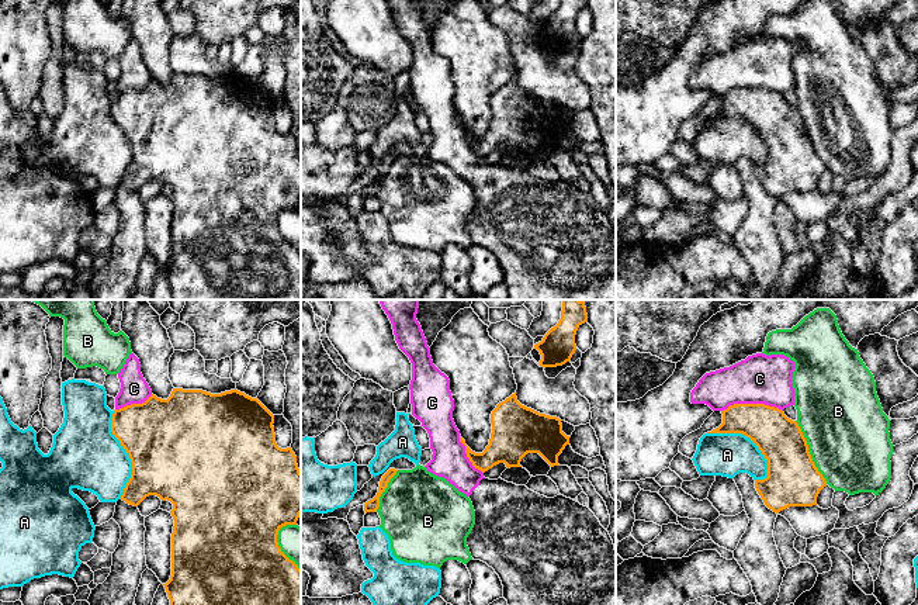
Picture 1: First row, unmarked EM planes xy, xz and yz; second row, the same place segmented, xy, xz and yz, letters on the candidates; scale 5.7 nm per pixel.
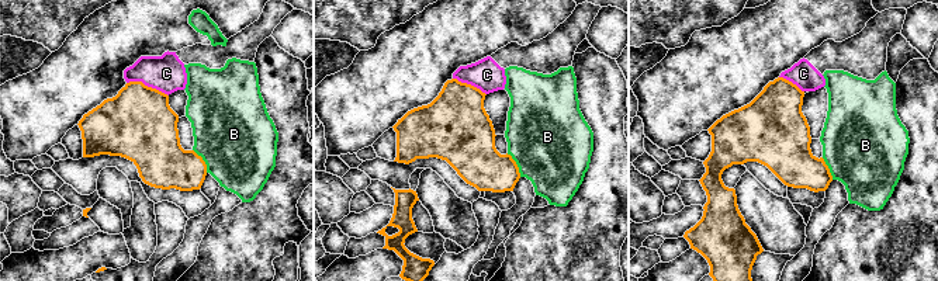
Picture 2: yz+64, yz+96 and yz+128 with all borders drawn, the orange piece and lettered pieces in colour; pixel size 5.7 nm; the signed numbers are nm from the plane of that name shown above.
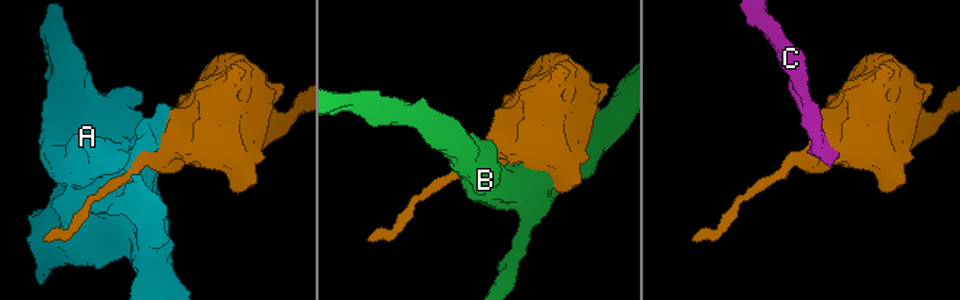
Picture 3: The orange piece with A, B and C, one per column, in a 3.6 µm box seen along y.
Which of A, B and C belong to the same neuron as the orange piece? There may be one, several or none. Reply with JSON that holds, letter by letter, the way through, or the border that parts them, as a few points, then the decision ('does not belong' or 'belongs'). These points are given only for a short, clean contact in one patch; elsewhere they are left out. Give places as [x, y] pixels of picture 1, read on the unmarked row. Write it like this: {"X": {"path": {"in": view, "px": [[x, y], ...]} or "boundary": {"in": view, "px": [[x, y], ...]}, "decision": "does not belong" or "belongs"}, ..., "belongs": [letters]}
{"A": {"decision": "does not belong"}, "B": {"decision": "does not belong"}, "C": {"boundary": {"in": "yz", "px": [[782, 94], [764, 89], [730, 89], [721, 96]]}, "decision": "does not belong"}, "belongs": []}

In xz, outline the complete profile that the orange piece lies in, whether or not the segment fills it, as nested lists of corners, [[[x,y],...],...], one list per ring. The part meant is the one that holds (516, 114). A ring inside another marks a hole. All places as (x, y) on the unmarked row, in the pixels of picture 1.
[[[516,77],[499,87],[491,98],[492,118],[489,129],[482,138],[472,136],[460,120],[460,127],[465,131],[465,138],[472,151],[482,158],[499,148],[508,153],[522,152],[520,146],[527,138],[538,138],[551,152],[558,151],[558,141],[562,138],[569,122],[562,117],[561,104],[540,98],[517,86]]]

